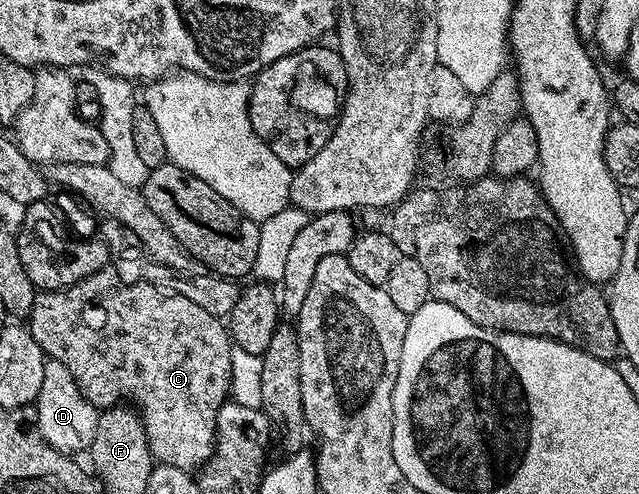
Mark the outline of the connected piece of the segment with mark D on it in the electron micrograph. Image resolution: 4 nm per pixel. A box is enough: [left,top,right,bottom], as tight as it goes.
[35,359,99,455]

